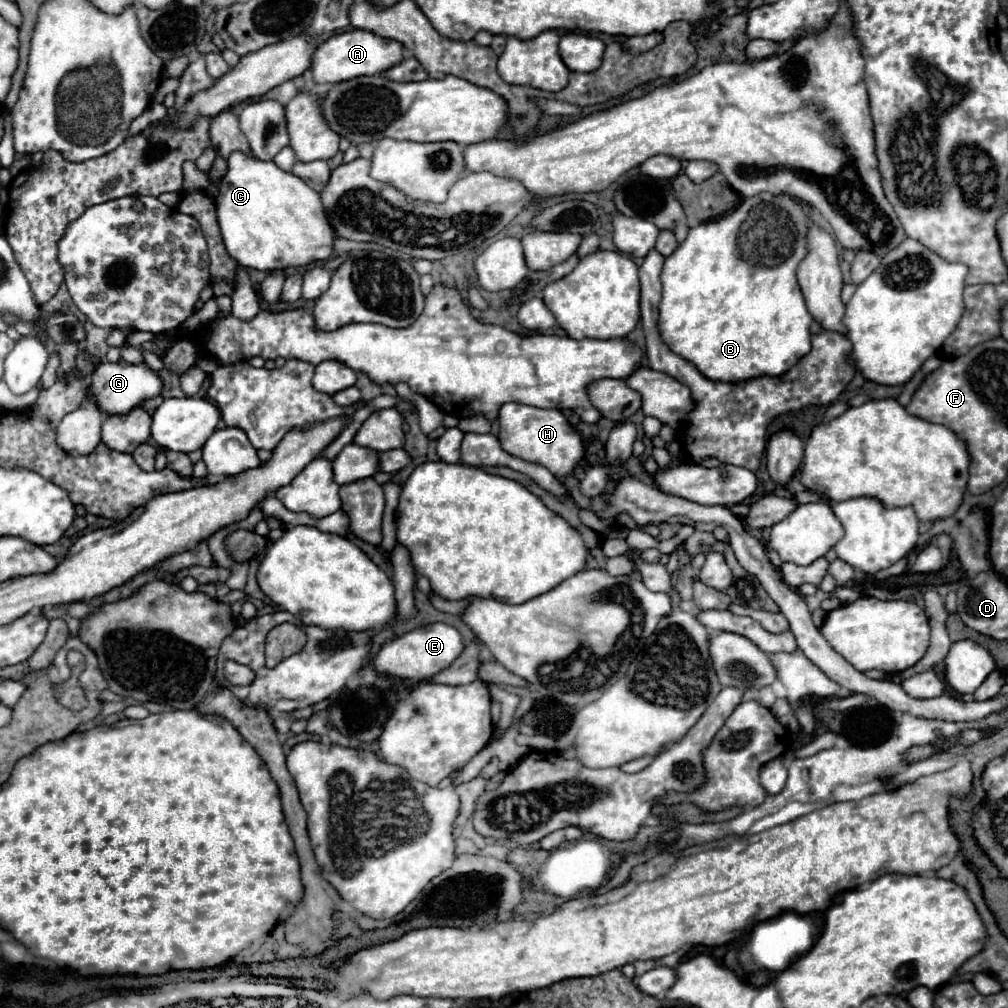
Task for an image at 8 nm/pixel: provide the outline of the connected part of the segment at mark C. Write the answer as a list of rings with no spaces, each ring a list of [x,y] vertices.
[[[234,151],[226,163],[226,175],[218,185],[216,219],[222,231],[226,251],[230,253],[232,259],[236,259],[242,267],[248,269],[274,271],[302,267],[310,261],[324,261],[332,253],[334,229],[328,223],[320,195],[310,185],[306,185],[296,175],[282,171],[274,161],[260,161],[258,157],[248,153]]]

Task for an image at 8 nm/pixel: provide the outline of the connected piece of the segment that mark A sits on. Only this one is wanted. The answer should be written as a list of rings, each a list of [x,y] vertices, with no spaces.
[[[350,29],[344,33],[338,33],[324,41],[312,59],[312,73],[316,83],[340,83],[348,81],[352,77],[362,75],[378,75],[392,65],[398,65],[404,59],[404,45],[400,41],[388,41],[384,37],[376,37],[376,33],[368,33],[364,29]]]

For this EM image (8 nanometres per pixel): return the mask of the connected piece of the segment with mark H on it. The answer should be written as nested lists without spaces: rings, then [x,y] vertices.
[[[504,403],[498,421],[498,439],[504,451],[524,461],[540,463],[558,477],[572,473],[574,467],[584,459],[584,443],[580,439],[580,433],[568,425],[560,409],[538,409],[524,403]]]

